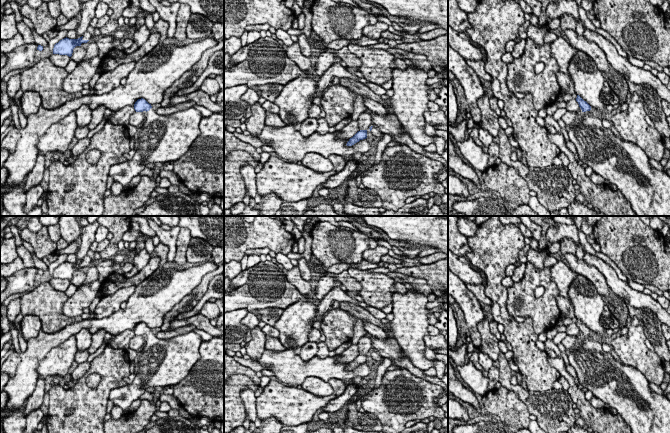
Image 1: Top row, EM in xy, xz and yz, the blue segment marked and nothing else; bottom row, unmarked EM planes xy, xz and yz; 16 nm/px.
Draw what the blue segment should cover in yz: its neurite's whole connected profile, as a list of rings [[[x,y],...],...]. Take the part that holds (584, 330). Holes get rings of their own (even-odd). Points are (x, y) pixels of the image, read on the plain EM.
[[[579,319],[576,325],[582,334],[581,346],[570,352],[567,358],[583,388],[614,408],[630,426],[632,433],[670,433],[670,401],[667,396],[654,392],[637,368],[622,365],[611,352],[605,352],[602,344],[590,336],[591,330]]]

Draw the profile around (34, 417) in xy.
[[[40,408],[31,411],[26,418],[24,433],[33,433],[37,430],[38,423],[41,422],[44,414]]]

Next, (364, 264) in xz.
[[[362,260],[358,264],[349,264],[349,268],[357,268],[359,270],[370,270],[370,269],[378,268],[378,264],[377,263],[371,263],[367,260]]]

